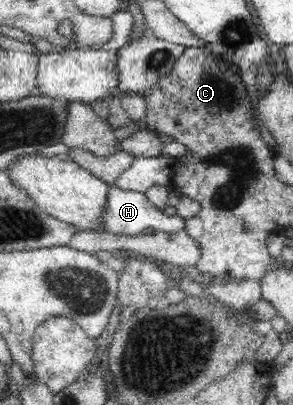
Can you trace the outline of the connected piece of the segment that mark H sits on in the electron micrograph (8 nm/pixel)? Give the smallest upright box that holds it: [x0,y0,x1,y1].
[103,186,185,236]

